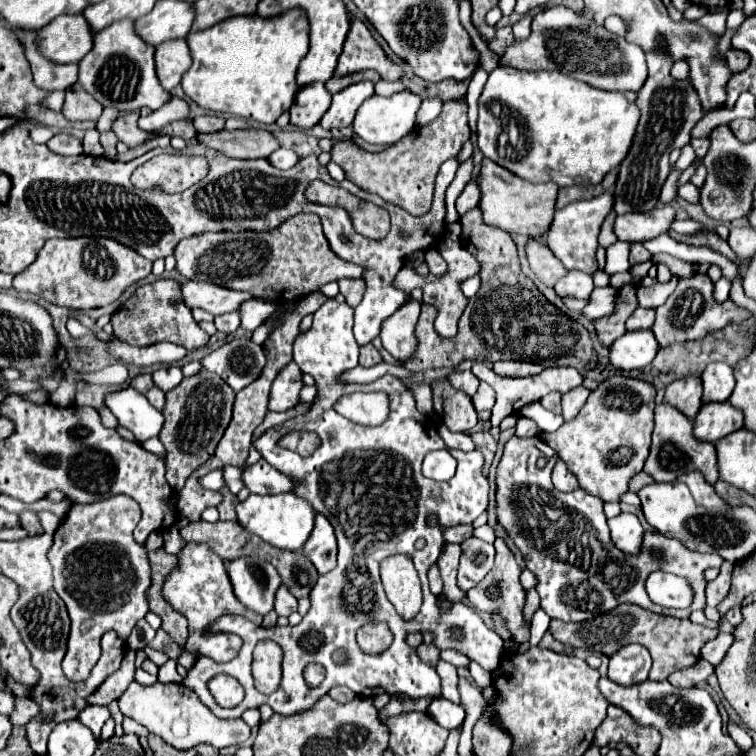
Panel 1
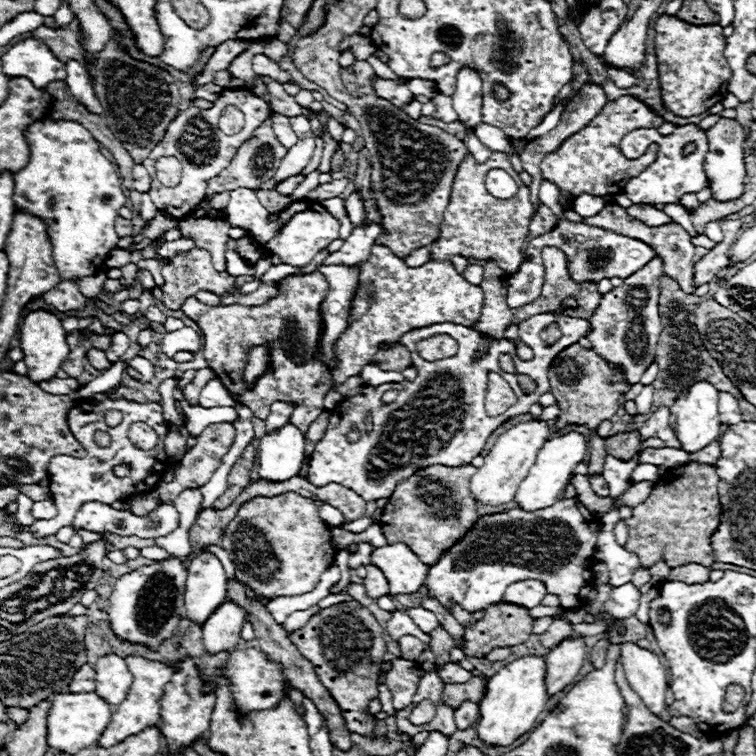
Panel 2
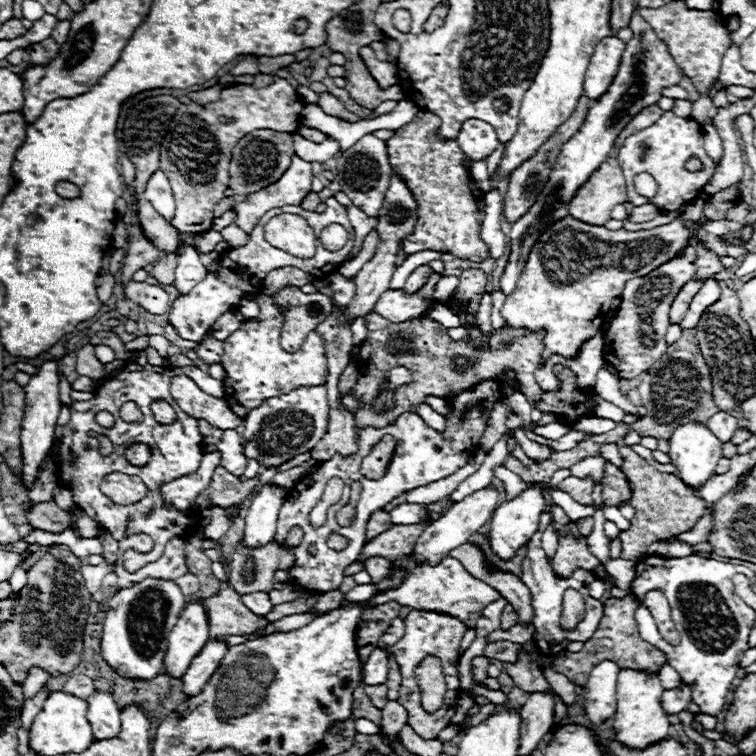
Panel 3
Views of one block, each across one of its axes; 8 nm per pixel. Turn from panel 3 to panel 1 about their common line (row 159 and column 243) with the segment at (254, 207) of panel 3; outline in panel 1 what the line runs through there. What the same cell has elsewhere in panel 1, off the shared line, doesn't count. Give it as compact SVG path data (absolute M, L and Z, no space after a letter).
M196 280L182 284L182 296L184 296L184 304L190 310L202 308L214 316L234 312L244 300L252 298L246 292L234 292L228 288L220 288L216 284L204 284Z

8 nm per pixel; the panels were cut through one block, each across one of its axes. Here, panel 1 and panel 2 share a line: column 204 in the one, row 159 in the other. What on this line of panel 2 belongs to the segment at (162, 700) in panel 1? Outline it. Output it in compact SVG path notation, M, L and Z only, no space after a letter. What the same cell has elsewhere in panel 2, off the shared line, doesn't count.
M720 118L714 126L710 126L706 130L706 136L708 136L708 146L710 146L710 154L708 154L708 160L704 162L704 172L708 172L708 180L712 180L710 184L710 192L712 192L712 198L714 200L734 200L738 198L742 192L744 192L744 176L746 176L746 166L744 166L744 140L746 140L746 130L732 118Z

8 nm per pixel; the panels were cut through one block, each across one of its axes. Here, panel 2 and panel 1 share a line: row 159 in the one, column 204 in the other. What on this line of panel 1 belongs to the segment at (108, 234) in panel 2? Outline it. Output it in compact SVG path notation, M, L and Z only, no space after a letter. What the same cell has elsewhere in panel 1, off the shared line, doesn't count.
M292 10L274 18L260 16L232 16L208 30L190 32L186 36L188 48L192 52L192 66L182 76L184 94L196 104L210 108L214 112L232 114L246 120L256 120L262 124L274 124L280 116L280 110L290 110L294 96L298 92L296 70L300 60L308 52L308 20L304 12Z

